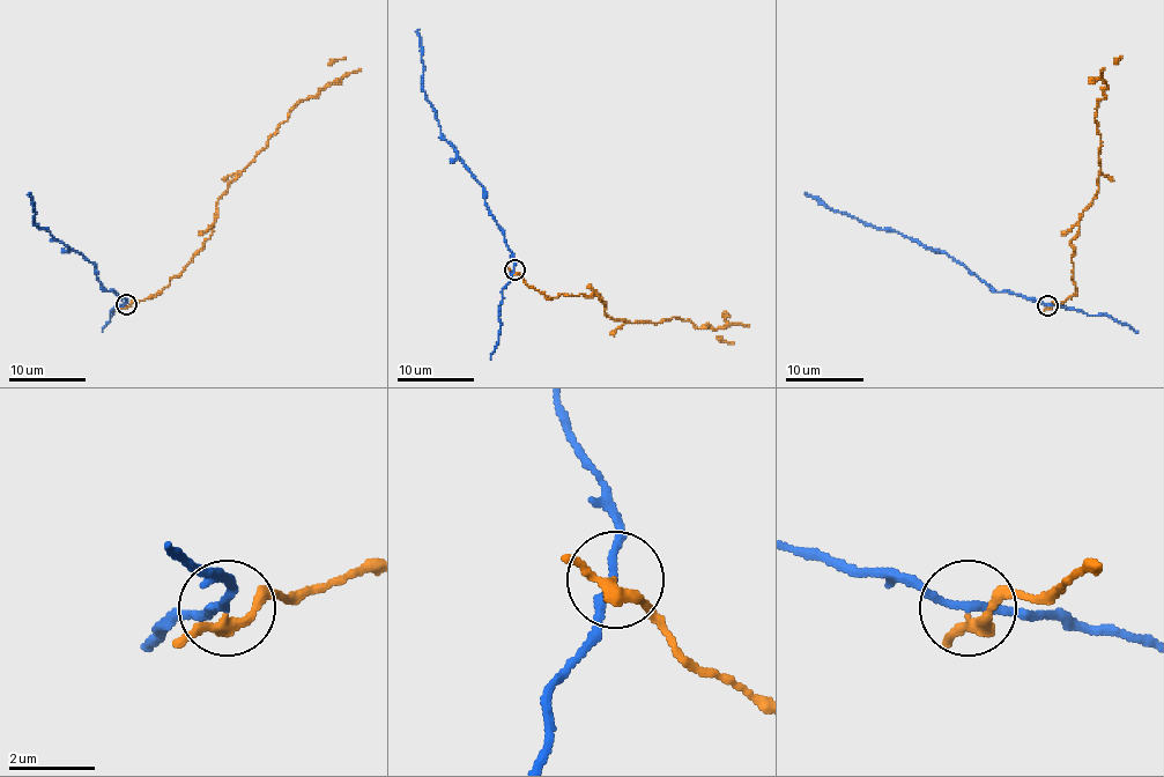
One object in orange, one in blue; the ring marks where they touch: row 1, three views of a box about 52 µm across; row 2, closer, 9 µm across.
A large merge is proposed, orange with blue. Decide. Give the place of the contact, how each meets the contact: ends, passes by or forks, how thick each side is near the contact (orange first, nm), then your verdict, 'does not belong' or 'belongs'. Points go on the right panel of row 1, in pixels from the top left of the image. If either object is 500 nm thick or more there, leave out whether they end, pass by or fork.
(1047, 305) | orange passes by | blue passes by | 240/180 nm | does not belong

